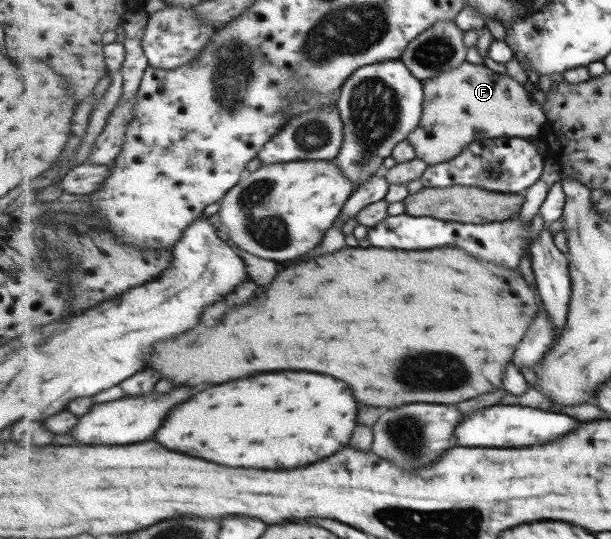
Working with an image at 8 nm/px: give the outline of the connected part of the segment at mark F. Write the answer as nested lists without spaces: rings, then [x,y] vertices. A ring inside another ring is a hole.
[[[464,61],[459,67],[439,74],[439,77],[425,80],[424,87],[426,99],[422,121],[418,129],[410,134],[408,140],[415,147],[417,158],[423,159],[429,165],[439,165],[459,157],[471,142],[483,138],[536,137],[540,139],[548,128],[546,111],[532,95],[529,95],[528,88],[509,74],[495,73],[484,64]]]

